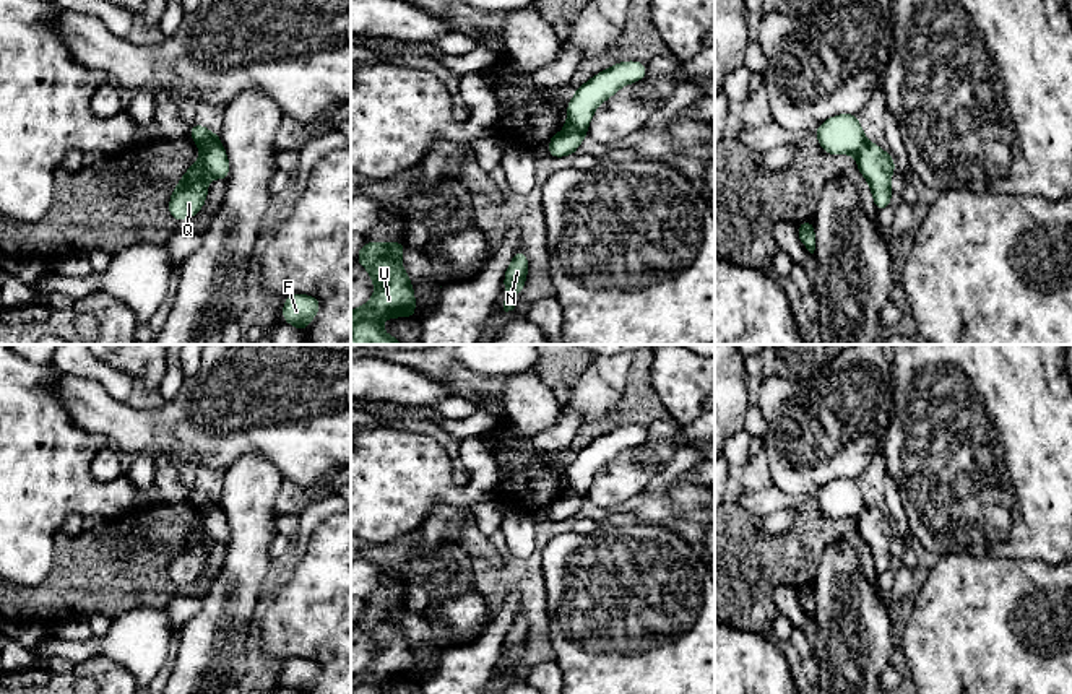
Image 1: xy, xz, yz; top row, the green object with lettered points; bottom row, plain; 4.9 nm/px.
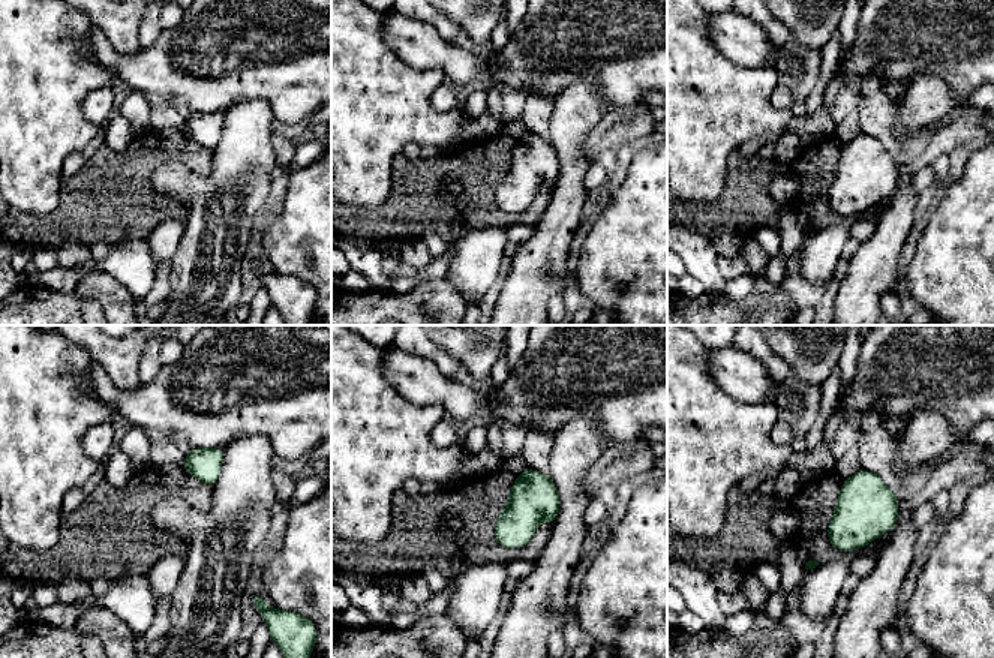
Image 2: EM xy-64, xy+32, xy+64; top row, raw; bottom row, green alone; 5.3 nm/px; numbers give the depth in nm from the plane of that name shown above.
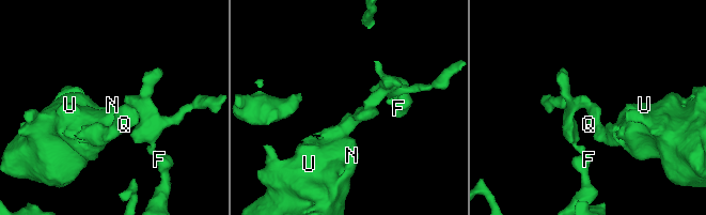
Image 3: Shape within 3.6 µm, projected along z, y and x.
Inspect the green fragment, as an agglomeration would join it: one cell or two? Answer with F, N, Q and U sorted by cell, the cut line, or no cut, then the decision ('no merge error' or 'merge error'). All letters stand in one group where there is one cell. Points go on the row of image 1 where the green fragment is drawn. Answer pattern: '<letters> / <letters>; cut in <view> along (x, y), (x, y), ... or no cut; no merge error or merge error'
F / N Q U; cut in xy along (221, 143), (198, 145); merge error

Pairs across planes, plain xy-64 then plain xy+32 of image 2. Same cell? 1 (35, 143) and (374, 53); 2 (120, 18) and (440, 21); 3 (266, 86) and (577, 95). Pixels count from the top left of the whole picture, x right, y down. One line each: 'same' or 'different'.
1: same
2: same
3: different

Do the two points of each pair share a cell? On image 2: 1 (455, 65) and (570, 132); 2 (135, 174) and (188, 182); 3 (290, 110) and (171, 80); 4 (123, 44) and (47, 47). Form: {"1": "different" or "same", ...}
{"1": "different", "2": "different", "3": "same", "4": "different"}

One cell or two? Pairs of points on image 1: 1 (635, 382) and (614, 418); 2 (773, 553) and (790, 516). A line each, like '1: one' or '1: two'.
1: one
2: two

